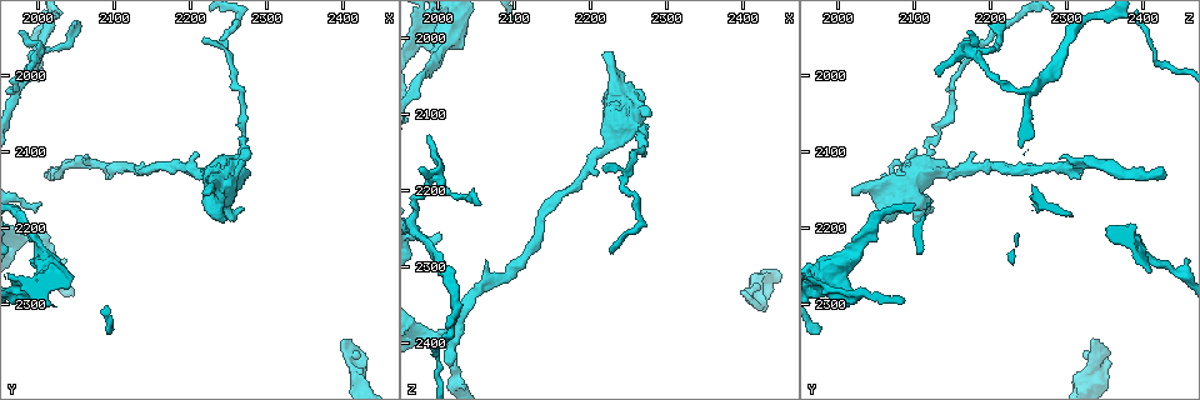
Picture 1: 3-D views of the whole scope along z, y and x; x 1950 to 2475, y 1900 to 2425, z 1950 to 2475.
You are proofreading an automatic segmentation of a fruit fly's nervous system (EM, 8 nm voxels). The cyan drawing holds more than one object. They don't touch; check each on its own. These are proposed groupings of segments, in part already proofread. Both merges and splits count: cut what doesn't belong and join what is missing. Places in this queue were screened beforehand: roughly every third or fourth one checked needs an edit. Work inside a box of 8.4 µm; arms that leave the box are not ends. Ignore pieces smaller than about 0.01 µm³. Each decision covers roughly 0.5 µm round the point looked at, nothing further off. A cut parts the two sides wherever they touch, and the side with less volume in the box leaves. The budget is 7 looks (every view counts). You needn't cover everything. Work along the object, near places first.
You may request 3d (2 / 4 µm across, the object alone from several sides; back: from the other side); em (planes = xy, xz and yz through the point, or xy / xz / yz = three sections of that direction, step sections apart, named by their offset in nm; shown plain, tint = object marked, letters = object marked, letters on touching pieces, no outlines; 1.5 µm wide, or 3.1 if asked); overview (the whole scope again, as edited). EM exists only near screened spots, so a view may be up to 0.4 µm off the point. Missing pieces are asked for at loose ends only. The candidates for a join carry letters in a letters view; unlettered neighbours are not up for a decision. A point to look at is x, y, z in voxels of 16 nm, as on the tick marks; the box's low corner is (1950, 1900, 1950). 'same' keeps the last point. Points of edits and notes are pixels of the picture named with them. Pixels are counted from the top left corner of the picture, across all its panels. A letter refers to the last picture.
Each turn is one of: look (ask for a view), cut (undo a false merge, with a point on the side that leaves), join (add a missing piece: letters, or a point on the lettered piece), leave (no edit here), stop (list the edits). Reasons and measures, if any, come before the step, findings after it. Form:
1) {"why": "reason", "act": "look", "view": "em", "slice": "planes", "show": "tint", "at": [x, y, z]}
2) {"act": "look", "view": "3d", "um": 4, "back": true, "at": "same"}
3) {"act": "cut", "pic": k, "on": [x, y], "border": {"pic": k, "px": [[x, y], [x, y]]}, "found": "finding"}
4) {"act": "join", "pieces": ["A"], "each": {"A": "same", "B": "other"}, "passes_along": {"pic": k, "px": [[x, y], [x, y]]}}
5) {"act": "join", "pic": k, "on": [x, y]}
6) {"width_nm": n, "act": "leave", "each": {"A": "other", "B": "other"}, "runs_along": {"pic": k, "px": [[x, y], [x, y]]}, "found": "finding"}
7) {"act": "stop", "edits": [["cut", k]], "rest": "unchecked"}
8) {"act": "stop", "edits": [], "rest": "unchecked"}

{"why": "free end", "act": "look", "view": "em", "slice": "planes", "show": "letters", "at": [2430, 2365, 2350]}

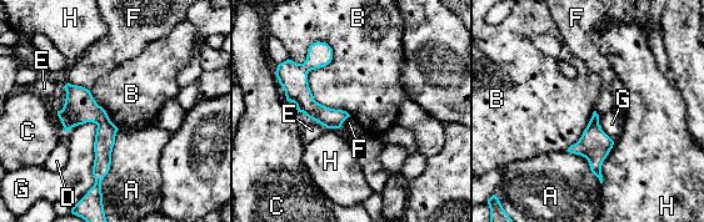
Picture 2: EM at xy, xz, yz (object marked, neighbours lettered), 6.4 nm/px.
{"act": "leave", "each": {"A": "other", "B": "other", "C": "other", "D": "other", "E": "other", "F": "other", "G": "other", "H": "other"}, "runs_along": {"pic": 2, "px": [[68, 87], [103, 122], [98, 186]]}, "found": "none of them fits"}

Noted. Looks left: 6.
{"why": "free end", "act": "look", "view": "3d", "um": 4, "at": [2280, 2095, 2105]}

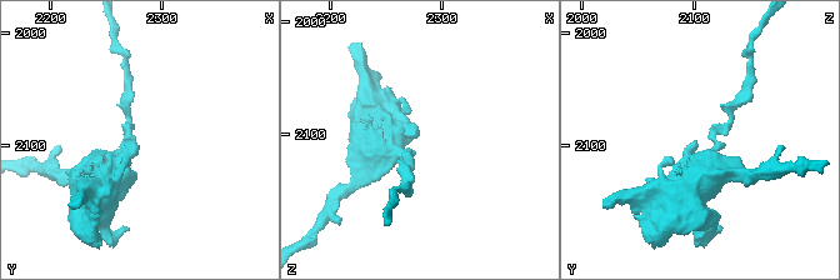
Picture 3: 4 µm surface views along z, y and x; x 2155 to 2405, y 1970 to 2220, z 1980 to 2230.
{"act": "look", "view": "em", "slice": "planes", "show": "letters", "at": [2274, 2098, 2102]}

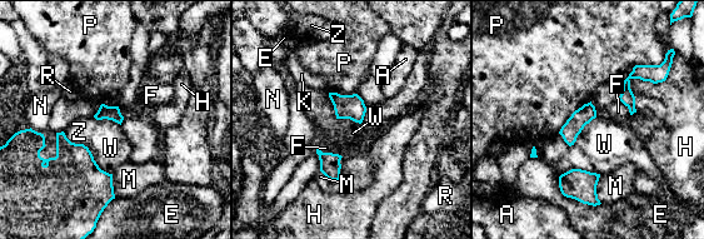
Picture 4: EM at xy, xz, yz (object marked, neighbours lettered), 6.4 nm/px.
{"act": "leave", "each": {"A": "other", "E": "other", "F": "other", "H": "other", "K": "other", "M": "other", "N": "other", "P": "other", "R": "other", "W": "other", "Z": "other"}, "border": {"pic": 4, "px": [[600, 174], [569, 169], [559, 177]]}, "found": "none of them fits"}

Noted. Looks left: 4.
{"why": "tapers out", "act": "look", "view": "em", "slice": "planes", "show": "letters", "at": [1990, 1995, 2125]}

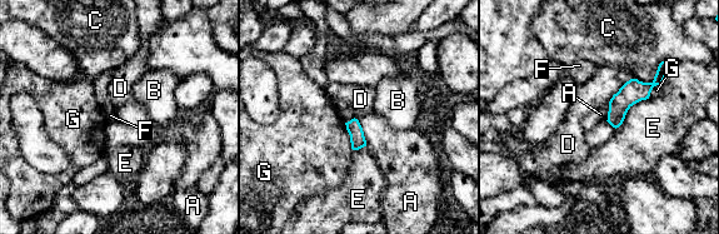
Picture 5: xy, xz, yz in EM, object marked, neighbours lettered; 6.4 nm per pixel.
{"act": "leave", "each": {"A": "other", "B": "other", "C": "other", "D": "other", "E": "other", "F": "other", "G": "other"}, "border": {"pic": 5, "px": [[358, 120], [367, 145]]}, "found": "no lettered piece goes on from it"}

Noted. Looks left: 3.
{"act": "stop", "edits": [], "rest": "unchecked"}

